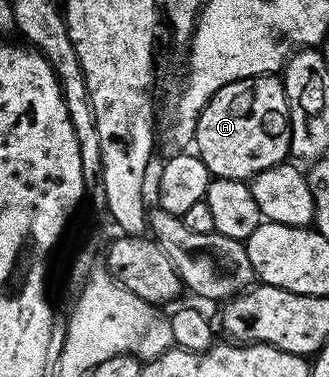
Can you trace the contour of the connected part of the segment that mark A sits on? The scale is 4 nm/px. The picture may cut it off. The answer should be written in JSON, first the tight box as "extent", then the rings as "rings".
{"extent":[194,74,292,181],"rings":[[[275,74],[256,75],[252,79],[239,79],[214,93],[214,97],[202,109],[196,122],[194,147],[200,160],[208,166],[209,176],[217,179],[242,179],[250,181],[262,169],[285,162],[289,158],[292,126],[288,116],[288,98],[283,82]]]}

